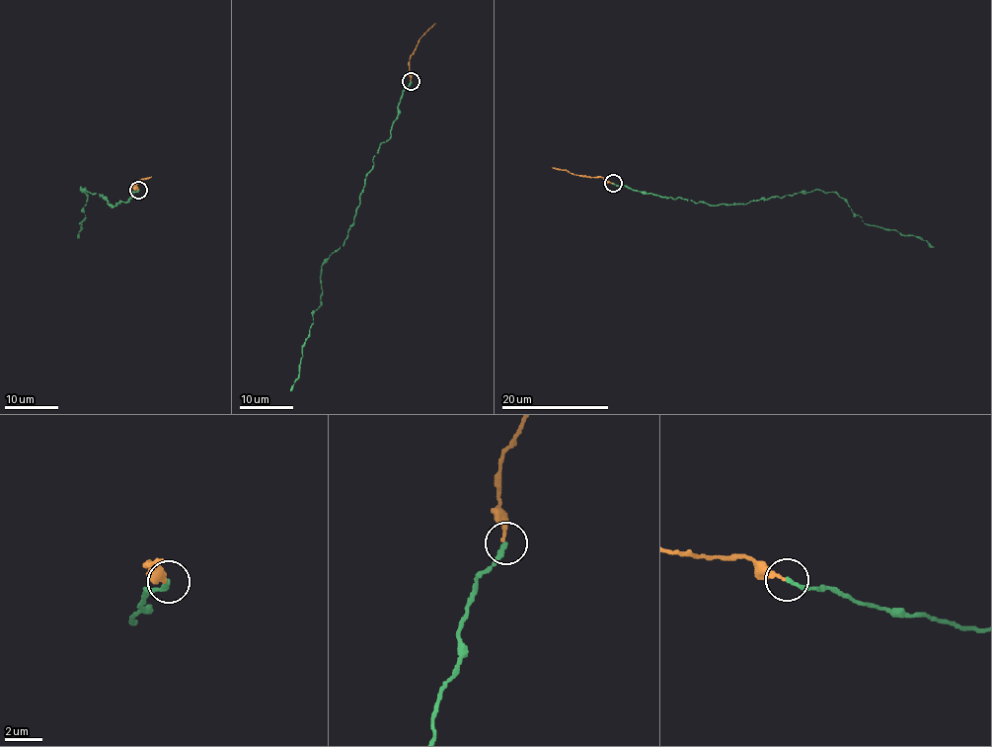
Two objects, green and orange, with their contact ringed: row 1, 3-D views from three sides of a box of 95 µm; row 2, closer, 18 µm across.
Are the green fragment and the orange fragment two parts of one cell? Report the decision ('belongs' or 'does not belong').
belongs

